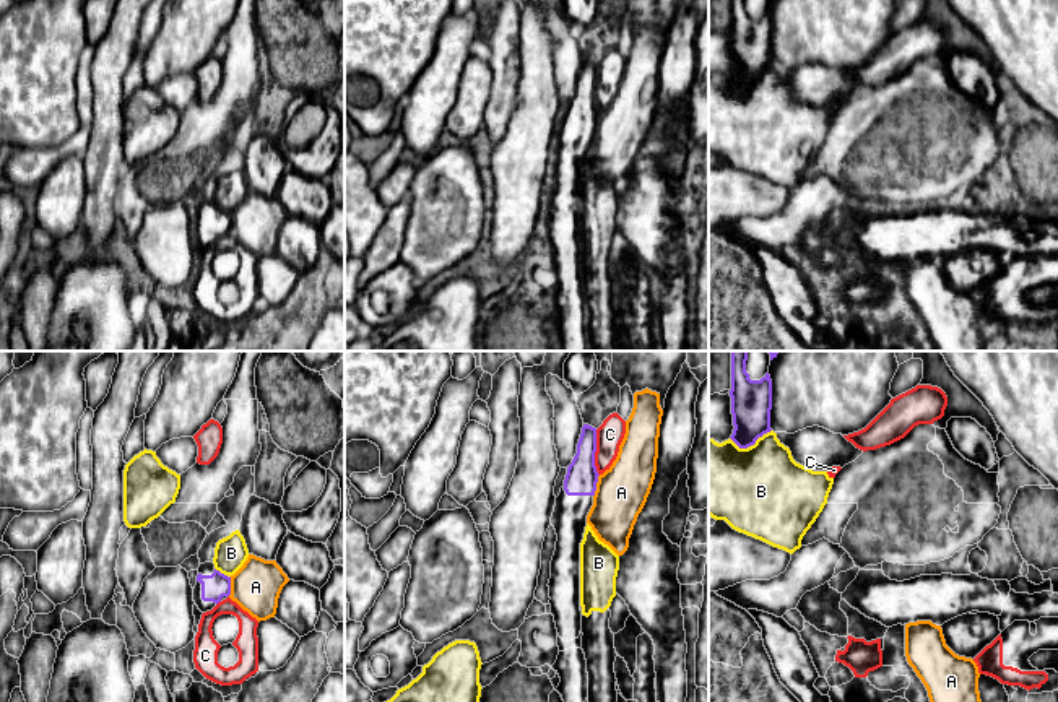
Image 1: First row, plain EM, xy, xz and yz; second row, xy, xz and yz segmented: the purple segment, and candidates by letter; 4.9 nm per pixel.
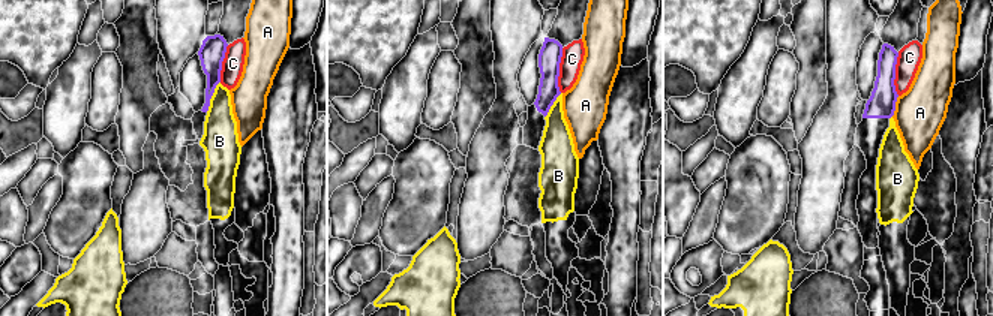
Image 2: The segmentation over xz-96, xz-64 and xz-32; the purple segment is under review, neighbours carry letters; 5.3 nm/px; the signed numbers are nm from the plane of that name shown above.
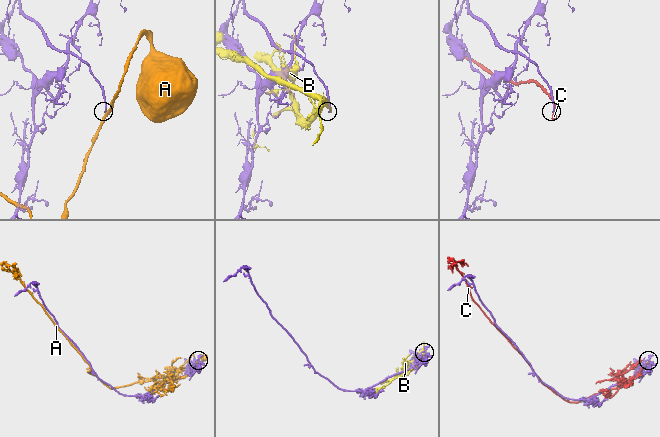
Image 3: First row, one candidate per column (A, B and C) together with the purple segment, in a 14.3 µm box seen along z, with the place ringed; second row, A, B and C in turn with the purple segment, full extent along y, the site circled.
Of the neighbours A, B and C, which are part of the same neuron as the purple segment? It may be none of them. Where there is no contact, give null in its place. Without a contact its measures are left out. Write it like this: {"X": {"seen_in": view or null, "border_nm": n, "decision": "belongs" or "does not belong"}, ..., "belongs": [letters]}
{"A": {"seen_in": "xz", "border_nm": 120, "decision": "does not belong"}, "B": {"seen_in": "yz", "border_nm": 220, "decision": "does not belong"}, "C": {"seen_in": "xz", "border_nm": 240, "decision": "does not belong"}, "belongs": []}

